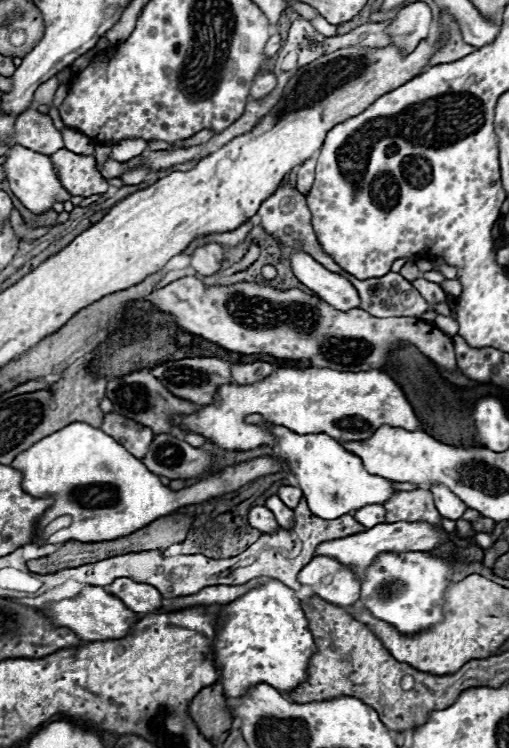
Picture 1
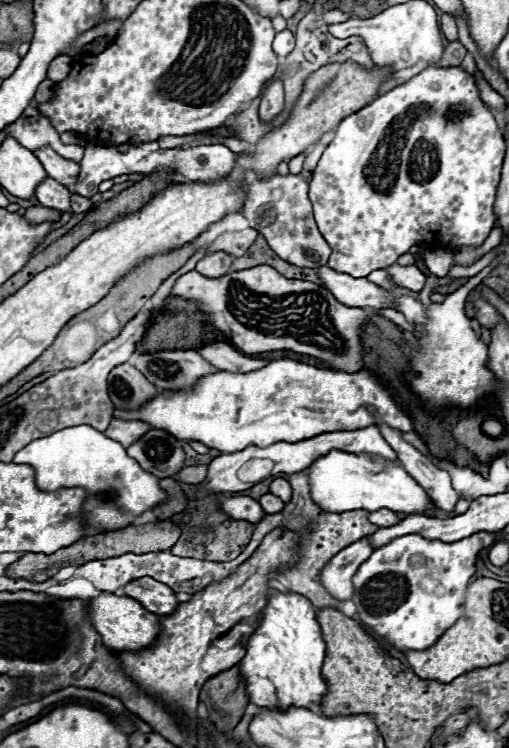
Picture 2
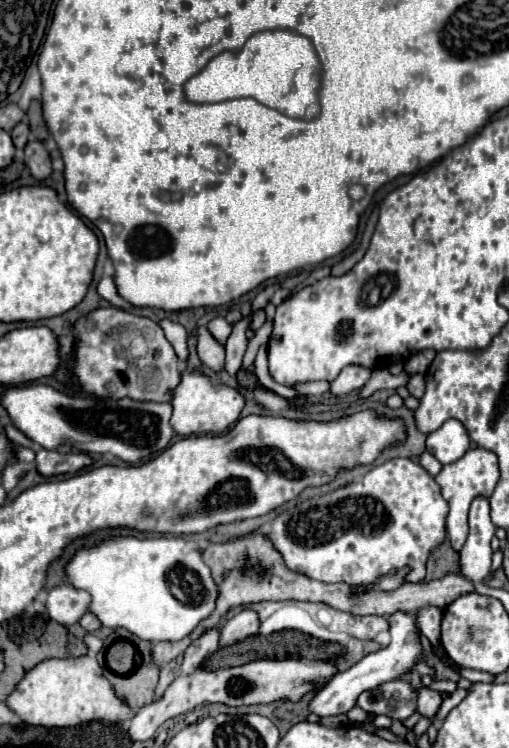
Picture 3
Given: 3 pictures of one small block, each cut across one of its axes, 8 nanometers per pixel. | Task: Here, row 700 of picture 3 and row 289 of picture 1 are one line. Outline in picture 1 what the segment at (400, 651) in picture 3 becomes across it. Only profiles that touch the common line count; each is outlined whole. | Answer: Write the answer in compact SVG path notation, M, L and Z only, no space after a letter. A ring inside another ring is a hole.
M300 248L290 250L288 258L294 276L332 308L346 312L360 306L358 292L348 278L326 270L320 262L316 262L310 254L306 254Z

